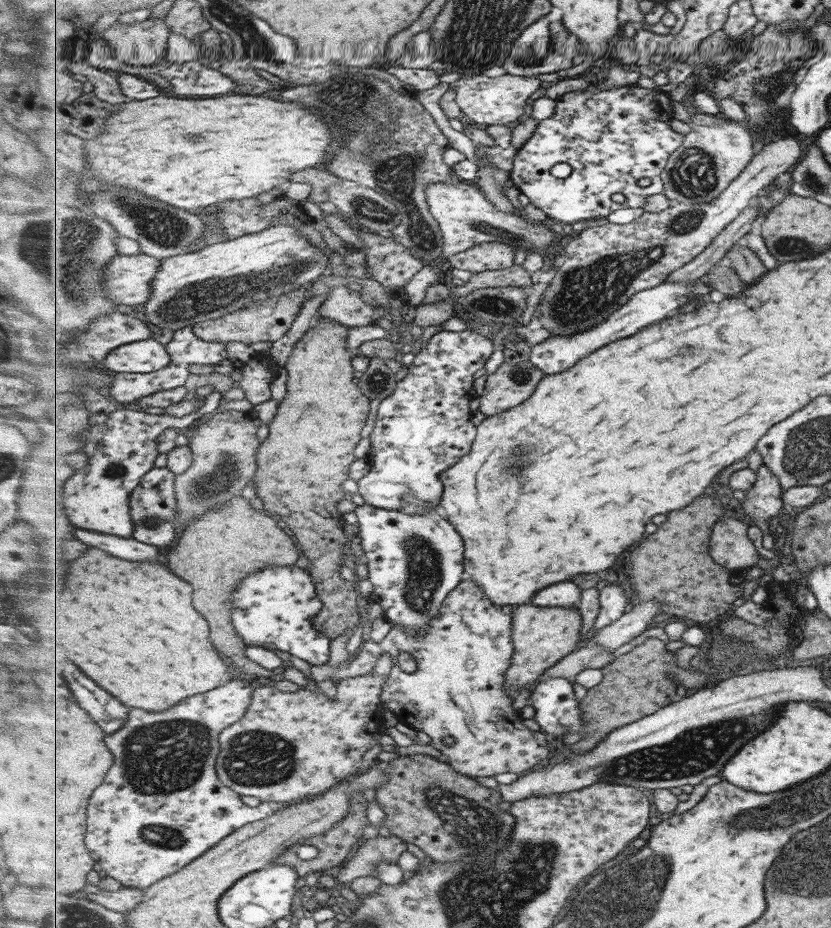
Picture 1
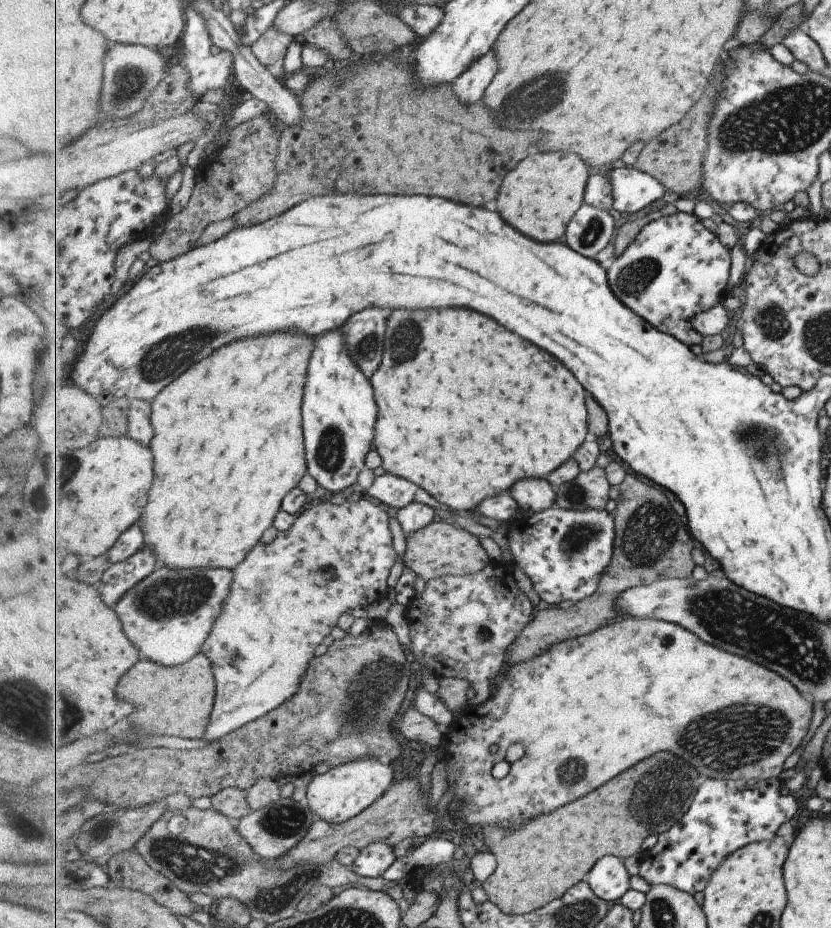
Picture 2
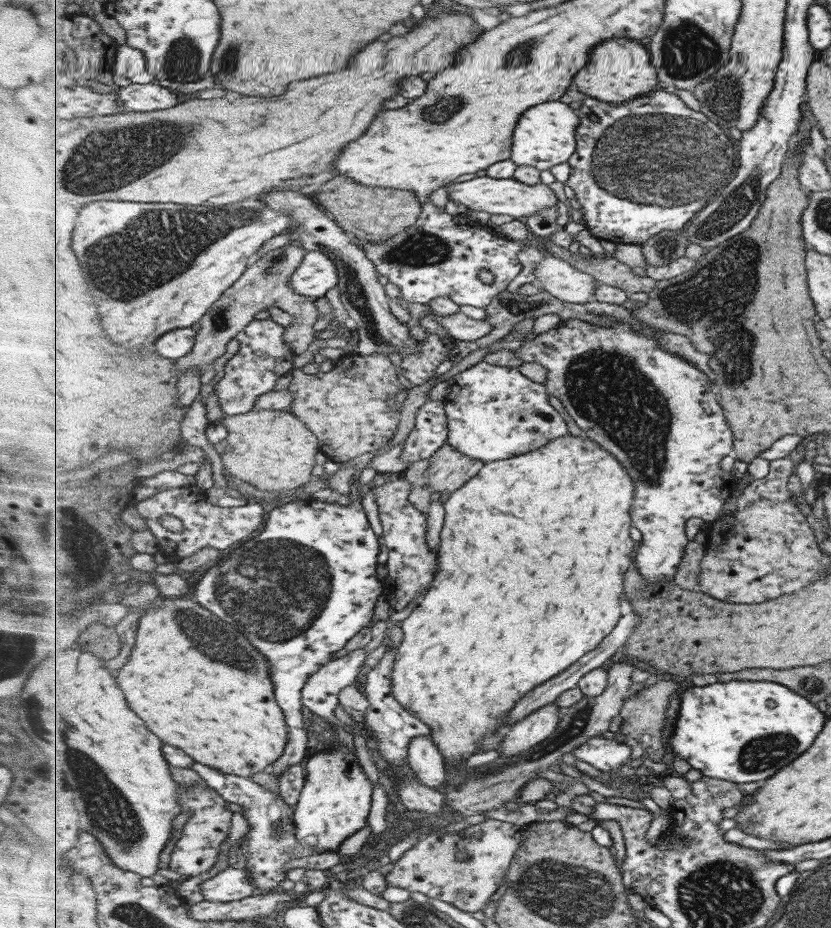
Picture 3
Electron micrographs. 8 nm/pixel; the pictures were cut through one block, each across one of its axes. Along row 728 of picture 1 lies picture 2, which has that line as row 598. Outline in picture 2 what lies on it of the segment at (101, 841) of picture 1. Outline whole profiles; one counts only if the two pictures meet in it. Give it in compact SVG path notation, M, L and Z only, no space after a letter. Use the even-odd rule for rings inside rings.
M161 565L128 590L114 609L121 616L121 622L125 622L125 634L137 642L141 660L176 667L202 652L213 625L223 613L233 580L232 570L225 568L183 570Z

